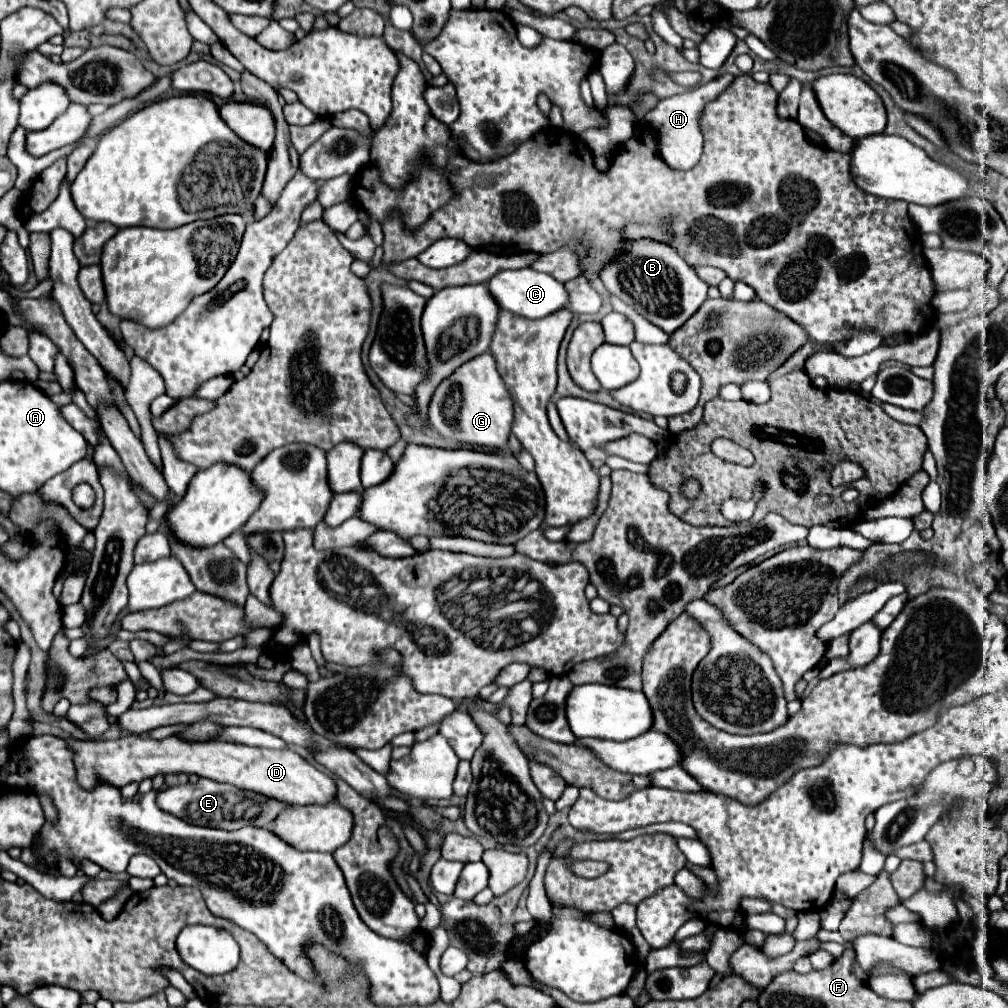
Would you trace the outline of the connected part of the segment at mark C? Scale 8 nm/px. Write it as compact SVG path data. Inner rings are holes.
M533 268L499 272L493 276L493 280L487 282L487 286L503 310L509 310L509 312L525 316L525 318L545 318L545 316L569 306L569 292L567 292L565 284L555 280L553 276L537 272Z

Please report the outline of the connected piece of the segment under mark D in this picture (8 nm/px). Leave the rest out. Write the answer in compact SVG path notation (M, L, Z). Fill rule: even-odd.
M121 736L117 740L75 740L63 738L69 748L73 748L73 764L77 768L77 782L81 788L89 790L97 782L113 784L123 788L131 782L141 782L145 778L155 778L157 774L197 774L201 778L229 782L241 790L259 792L263 796L273 796L295 806L303 804L327 804L335 798L335 782L319 772L313 764L303 760L291 750L267 750L253 748L247 744L225 742L225 740L207 740L207 742L185 742L177 736L165 740L153 740L145 736ZM291 796L291 798L279 798Z

